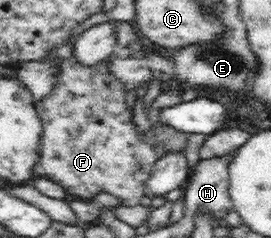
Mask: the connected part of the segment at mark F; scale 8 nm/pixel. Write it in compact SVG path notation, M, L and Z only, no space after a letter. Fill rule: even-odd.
M73 53L70 57L57 57L52 62L54 87L40 101L34 101L34 107L43 123L39 167L44 171L44 178L63 187L70 199L91 201L98 194L106 193L114 199L122 200L124 206L136 206L146 196L145 182L149 179L152 167L164 152L184 153L189 134L174 129L165 123L157 124L144 134L136 131L132 121L132 107L126 105L126 90L120 81L110 74L109 60L98 61L93 65L84 65Z

